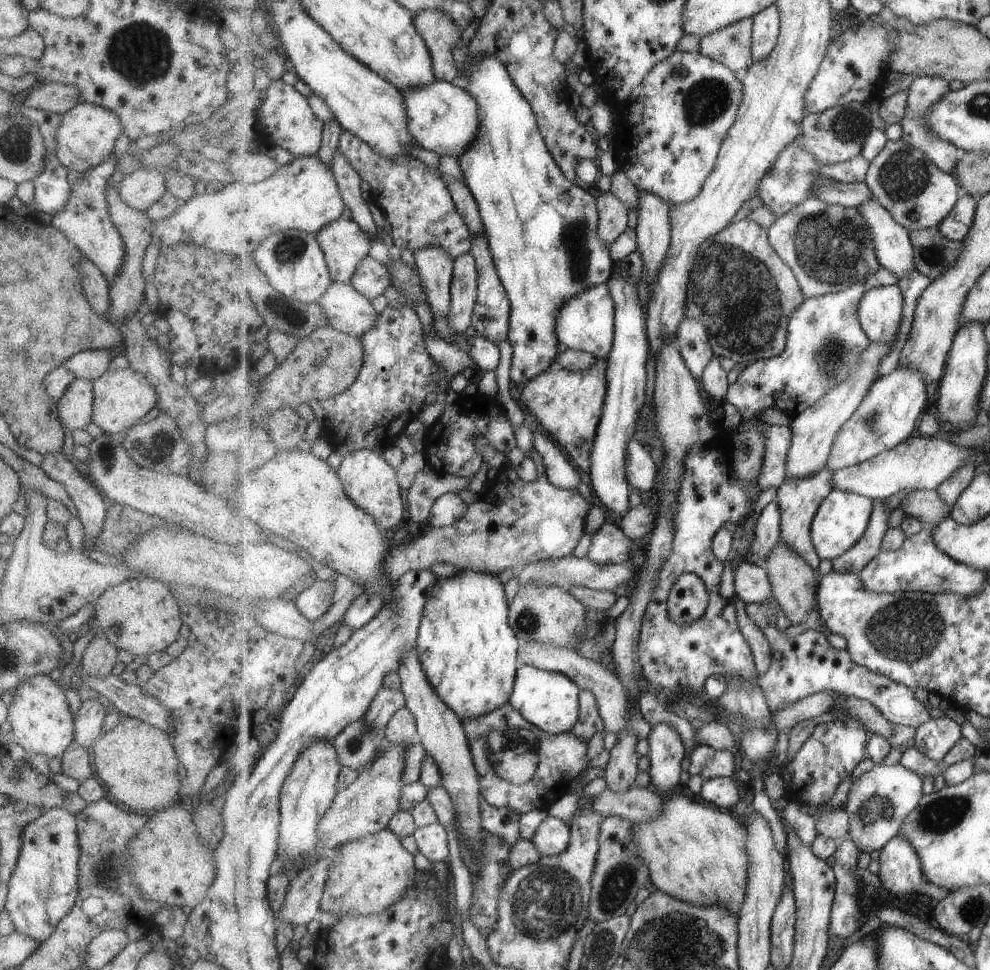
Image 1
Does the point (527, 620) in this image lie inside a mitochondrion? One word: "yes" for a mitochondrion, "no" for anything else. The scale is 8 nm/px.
yes

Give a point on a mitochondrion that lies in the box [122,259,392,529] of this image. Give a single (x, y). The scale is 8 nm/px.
(289, 312)

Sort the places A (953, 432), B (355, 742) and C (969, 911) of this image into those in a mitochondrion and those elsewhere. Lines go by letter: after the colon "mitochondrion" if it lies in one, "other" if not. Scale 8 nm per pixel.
A: other
B: mitochondrion
C: mitochondrion

